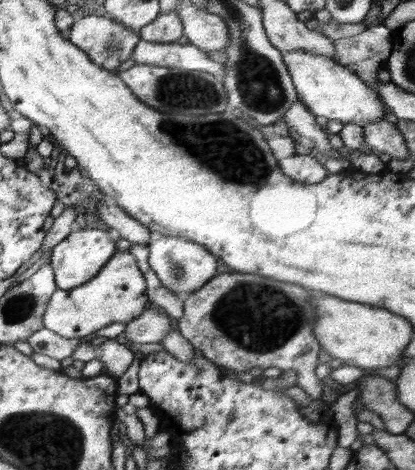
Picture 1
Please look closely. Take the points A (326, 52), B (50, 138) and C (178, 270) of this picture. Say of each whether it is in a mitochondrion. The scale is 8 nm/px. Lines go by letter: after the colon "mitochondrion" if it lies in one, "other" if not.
A: other
B: other
C: mitochondrion

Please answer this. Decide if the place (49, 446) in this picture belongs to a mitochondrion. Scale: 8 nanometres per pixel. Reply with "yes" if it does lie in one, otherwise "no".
yes

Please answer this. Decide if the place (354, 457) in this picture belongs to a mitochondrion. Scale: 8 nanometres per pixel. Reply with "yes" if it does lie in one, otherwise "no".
no

